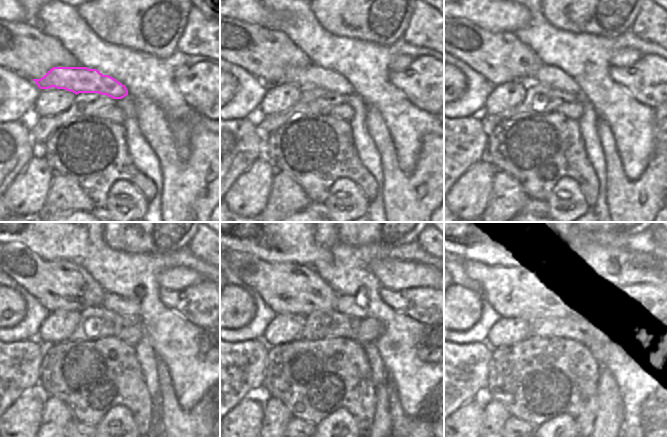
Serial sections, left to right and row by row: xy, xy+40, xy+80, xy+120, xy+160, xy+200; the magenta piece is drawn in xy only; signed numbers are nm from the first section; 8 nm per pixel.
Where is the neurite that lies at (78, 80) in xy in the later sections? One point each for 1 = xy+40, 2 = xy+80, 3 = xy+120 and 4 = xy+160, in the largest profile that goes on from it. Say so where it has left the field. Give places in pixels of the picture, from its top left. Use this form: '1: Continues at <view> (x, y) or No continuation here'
1: Continues at xy+40 (302, 77)
2: Continues at xy+80 (554, 77)
3: Continues at xy+120 (125, 307)
4: Continues at xy+160 (354, 306).

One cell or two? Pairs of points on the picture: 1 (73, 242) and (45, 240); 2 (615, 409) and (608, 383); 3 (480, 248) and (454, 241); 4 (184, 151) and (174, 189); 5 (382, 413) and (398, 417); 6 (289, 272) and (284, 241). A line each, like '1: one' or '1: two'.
1: one
2: one
3: one
4: two
5: two
6: two

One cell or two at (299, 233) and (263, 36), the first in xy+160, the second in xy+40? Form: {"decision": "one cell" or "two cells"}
{"decision": "two cells"}

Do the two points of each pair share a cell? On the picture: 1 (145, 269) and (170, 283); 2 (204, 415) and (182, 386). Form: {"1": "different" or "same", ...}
{"1": "different", "2": "different"}

